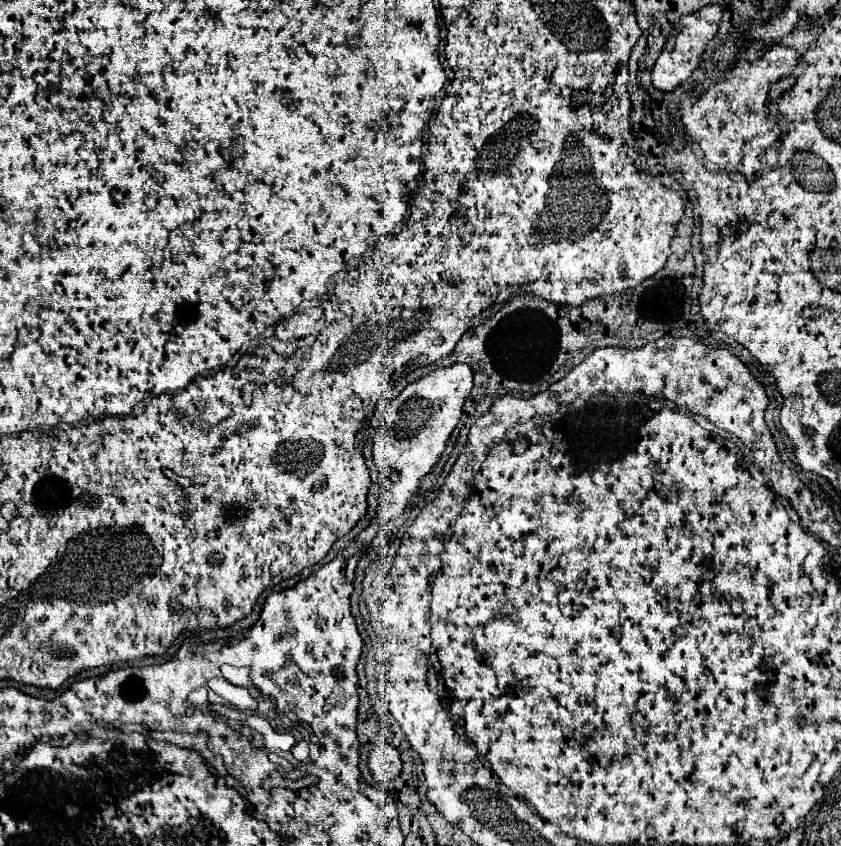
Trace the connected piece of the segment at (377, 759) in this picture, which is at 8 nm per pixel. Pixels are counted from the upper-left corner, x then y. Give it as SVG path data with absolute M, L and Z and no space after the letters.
M380 745L376 749L370 751L370 759L368 759L370 769L374 771L376 781L392 781L400 775L402 769L402 761L400 761L400 751L394 745Z

